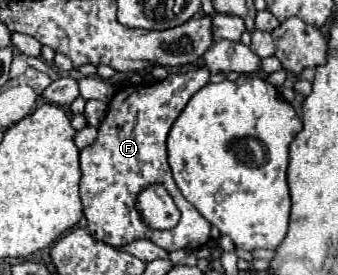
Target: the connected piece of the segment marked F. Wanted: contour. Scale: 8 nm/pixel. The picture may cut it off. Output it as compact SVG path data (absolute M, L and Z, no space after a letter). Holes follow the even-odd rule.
M199 68L187 74L169 74L161 82L127 86L115 94L109 104L105 120L97 128L97 138L91 146L79 152L81 184L79 196L87 218L89 234L111 246L125 246L129 242L147 238L159 248L173 252L181 248L195 250L211 240L211 224L189 204L177 190L167 164L167 134L189 102L189 98L209 82L209 70ZM153 184L165 186L181 212L181 220L173 230L151 230L139 210L135 210L137 194Z

